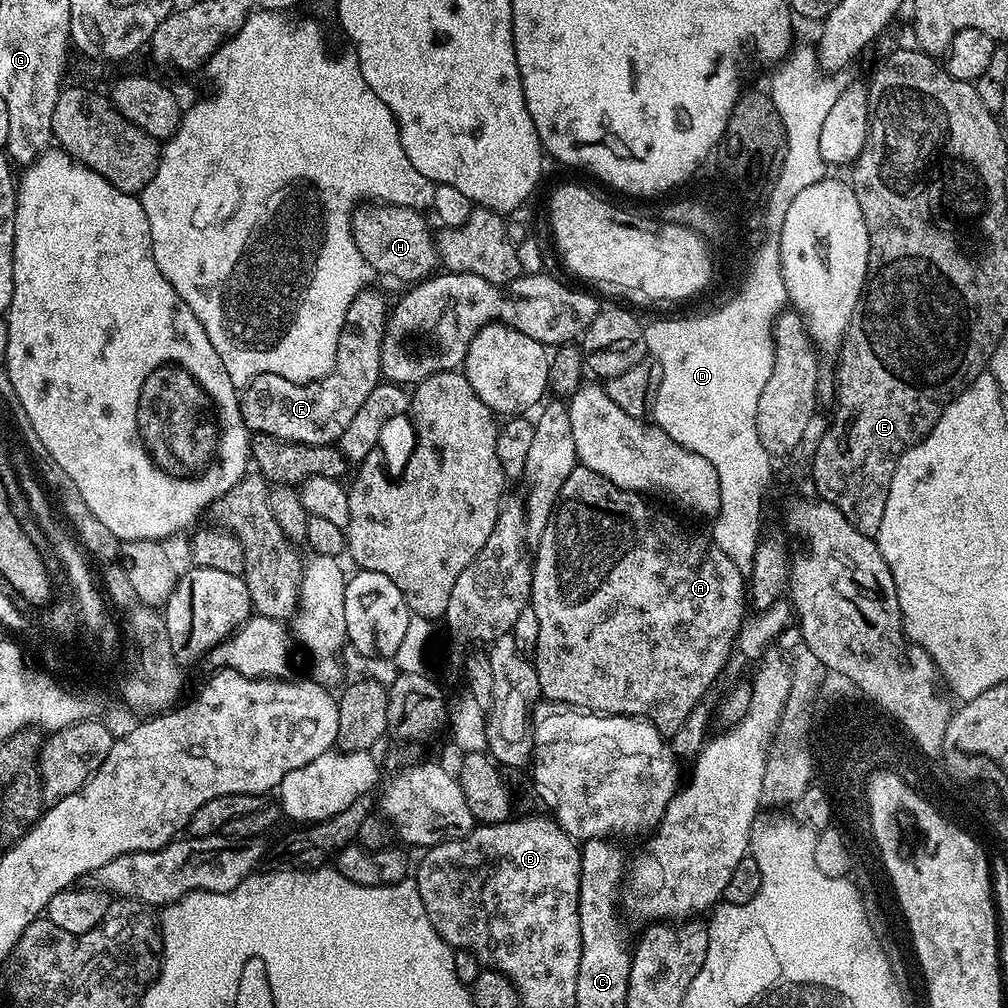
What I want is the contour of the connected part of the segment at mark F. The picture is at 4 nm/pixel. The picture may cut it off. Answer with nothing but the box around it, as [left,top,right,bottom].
[239,286,389,446]

